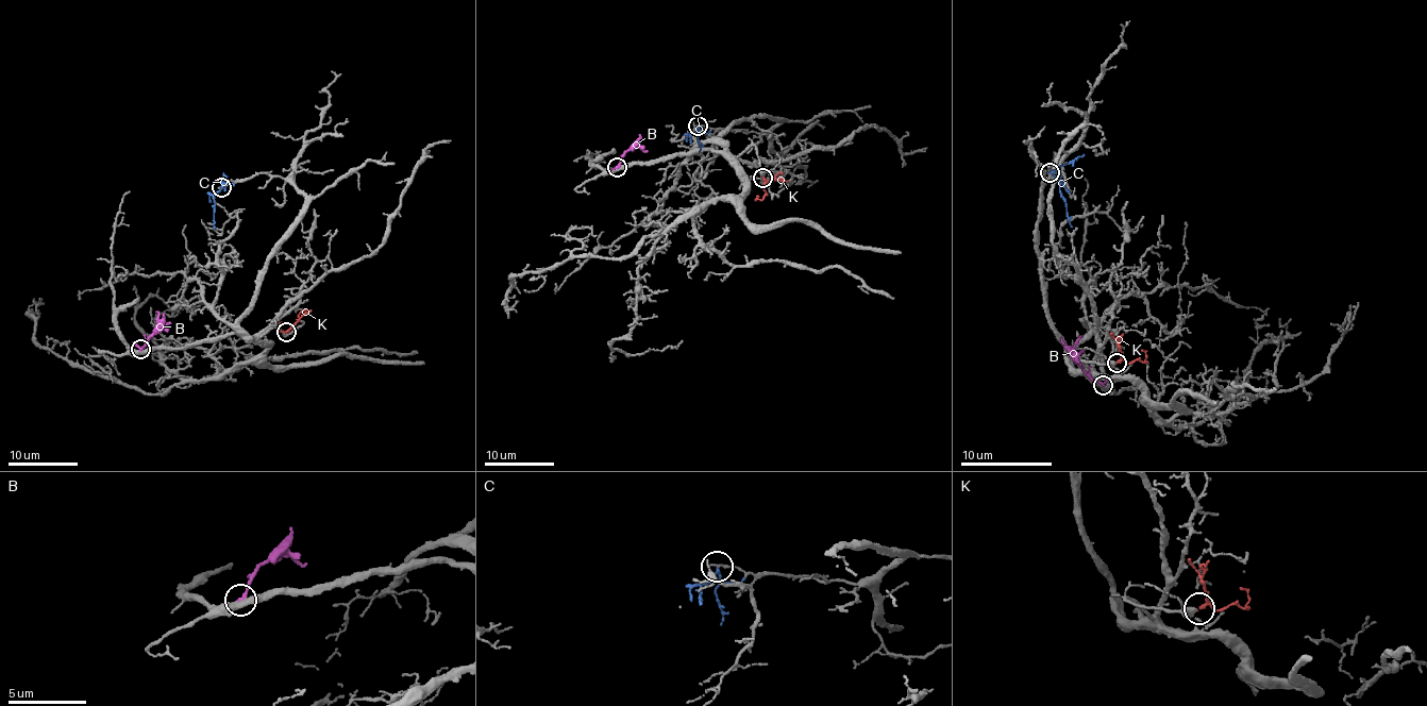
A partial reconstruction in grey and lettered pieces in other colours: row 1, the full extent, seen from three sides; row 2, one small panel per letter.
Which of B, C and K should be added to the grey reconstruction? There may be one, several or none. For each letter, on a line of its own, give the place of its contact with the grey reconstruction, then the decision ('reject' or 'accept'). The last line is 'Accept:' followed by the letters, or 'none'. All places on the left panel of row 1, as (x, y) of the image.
B: (140, 349) | reject
C: (221, 187) | reject
K: (286, 332) | accept
Accept: K

